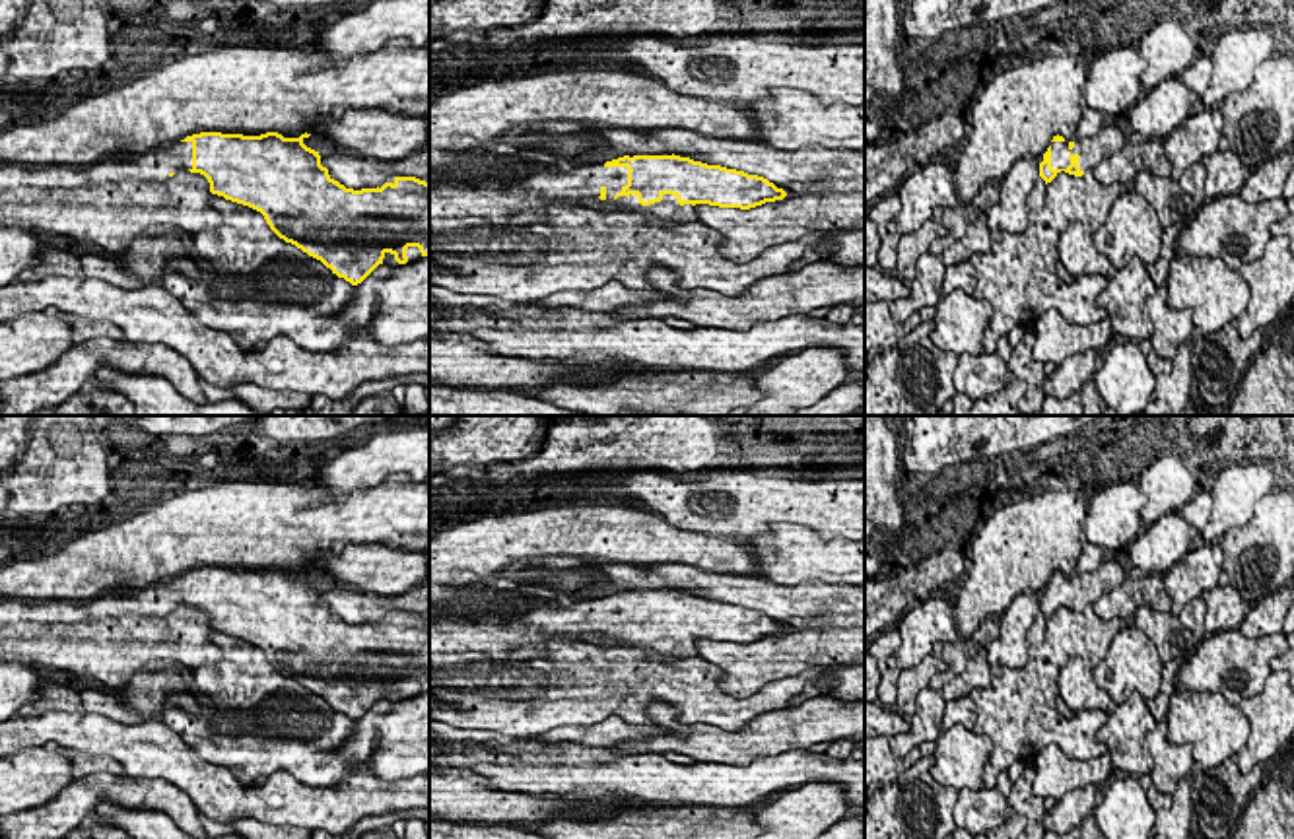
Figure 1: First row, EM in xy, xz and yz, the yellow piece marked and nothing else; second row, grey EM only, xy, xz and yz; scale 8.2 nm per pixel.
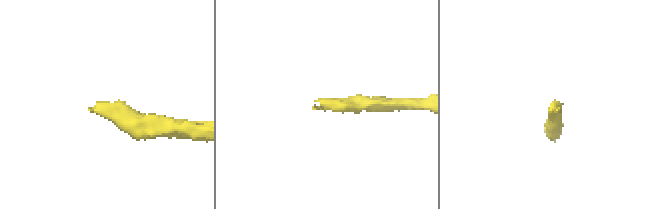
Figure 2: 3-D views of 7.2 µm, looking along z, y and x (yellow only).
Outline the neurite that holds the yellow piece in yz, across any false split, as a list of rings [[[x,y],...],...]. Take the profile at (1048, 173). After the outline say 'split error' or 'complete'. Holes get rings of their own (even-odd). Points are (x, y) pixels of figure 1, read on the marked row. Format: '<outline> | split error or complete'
[[[1104,124],[1094,136],[1067,142],[1063,136],[1053,136],[1039,177],[1051,183],[1061,171],[1082,177],[1086,169],[1094,169],[1100,161],[1111,157],[1125,146],[1125,136],[1115,124]]] | split error

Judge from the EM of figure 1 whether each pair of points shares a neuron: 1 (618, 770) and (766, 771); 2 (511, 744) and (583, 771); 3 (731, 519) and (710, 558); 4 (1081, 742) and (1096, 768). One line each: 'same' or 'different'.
1: same
2: same
3: different
4: different

